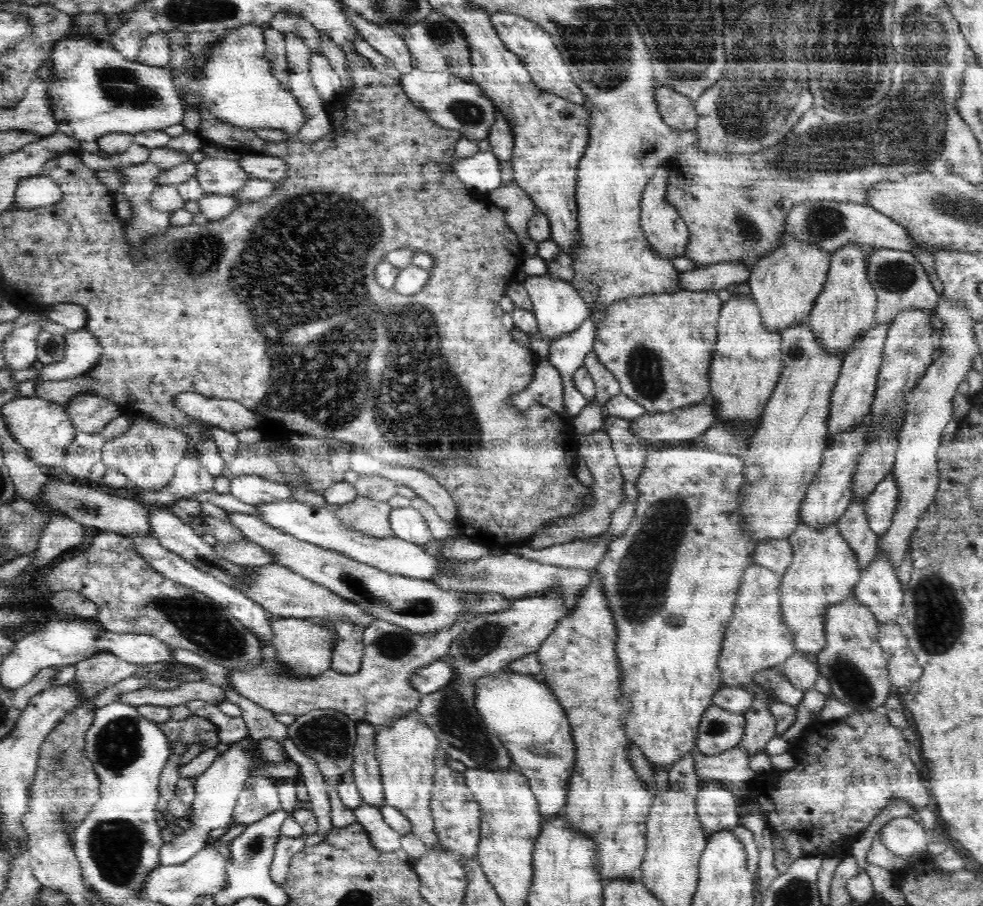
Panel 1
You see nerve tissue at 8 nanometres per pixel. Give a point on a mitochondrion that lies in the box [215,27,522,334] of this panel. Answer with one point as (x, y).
(467, 113)

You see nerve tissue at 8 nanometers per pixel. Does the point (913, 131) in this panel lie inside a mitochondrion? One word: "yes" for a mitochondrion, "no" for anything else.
yes

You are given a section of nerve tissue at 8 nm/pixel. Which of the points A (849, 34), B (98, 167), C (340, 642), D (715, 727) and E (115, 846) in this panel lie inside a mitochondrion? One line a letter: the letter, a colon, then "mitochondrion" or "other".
A: mitochondrion
B: other
C: other
D: mitochondrion
E: mitochondrion

